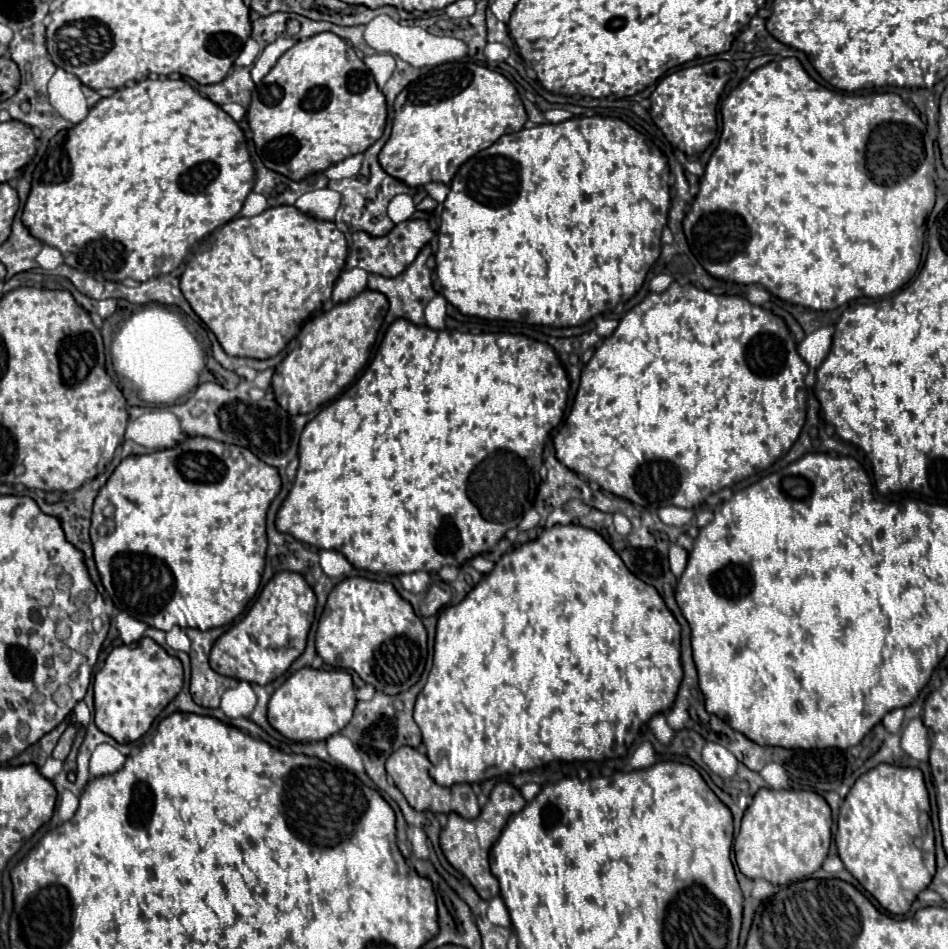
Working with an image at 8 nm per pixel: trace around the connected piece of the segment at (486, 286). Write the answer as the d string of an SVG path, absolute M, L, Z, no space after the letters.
M580 116L560 124L540 124L534 128L522 128L514 134L504 134L486 150L466 160L456 176L448 198L444 200L444 210L438 228L438 250L436 250L436 272L434 288L452 306L456 306L466 316L478 316L486 320L520 320L528 324L544 326L580 326L598 314L612 312L620 302L626 302L642 286L650 266L660 256L660 234L666 226L670 210L670 168L666 156L656 144L650 144L638 130L630 128L620 118L610 116Z

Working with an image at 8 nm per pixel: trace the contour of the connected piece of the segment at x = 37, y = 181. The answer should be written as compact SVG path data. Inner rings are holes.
M144 78L132 86L118 88L112 96L100 98L96 106L90 108L88 116L72 126L70 130L60 130L46 148L44 158L36 164L32 188L22 212L22 224L30 230L34 238L38 238L42 244L54 246L64 256L64 262L80 272L86 272L94 276L96 280L112 280L122 282L124 278L132 278L136 282L144 282L162 274L170 274L176 270L186 254L190 254L192 246L198 244L206 234L210 234L214 228L226 224L232 220L240 210L250 194L254 184L254 168L250 162L250 154L246 148L244 134L236 120L226 114L218 104L212 104L212 100L200 96L186 80L170 80L170 78Z

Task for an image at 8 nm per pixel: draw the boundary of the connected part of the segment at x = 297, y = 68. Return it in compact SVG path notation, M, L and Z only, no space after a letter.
M320 32L298 40L278 58L276 66L262 78L260 86L254 88L246 118L264 166L292 180L302 180L312 172L324 172L328 166L368 150L384 132L386 98L356 50L340 36Z

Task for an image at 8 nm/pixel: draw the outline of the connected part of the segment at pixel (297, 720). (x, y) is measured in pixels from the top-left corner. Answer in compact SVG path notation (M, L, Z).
M300 668L290 674L272 694L268 704L268 722L290 740L326 740L340 732L352 718L356 706L352 676L346 670Z

